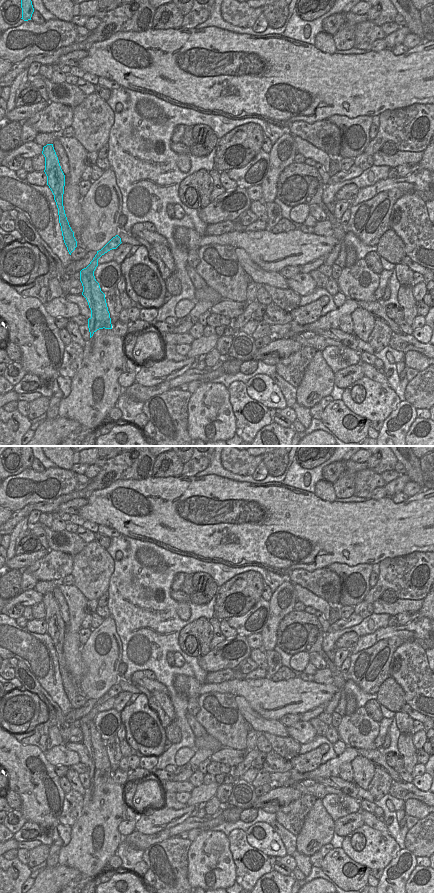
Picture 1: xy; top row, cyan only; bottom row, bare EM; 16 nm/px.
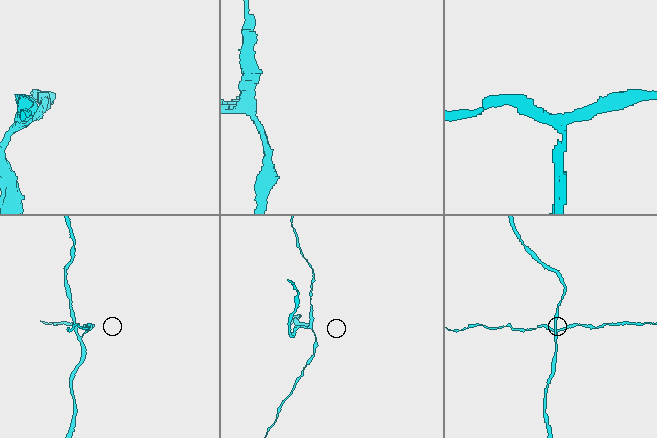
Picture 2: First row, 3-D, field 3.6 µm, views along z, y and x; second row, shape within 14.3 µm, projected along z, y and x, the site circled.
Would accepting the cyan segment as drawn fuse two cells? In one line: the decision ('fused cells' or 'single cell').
fused cells

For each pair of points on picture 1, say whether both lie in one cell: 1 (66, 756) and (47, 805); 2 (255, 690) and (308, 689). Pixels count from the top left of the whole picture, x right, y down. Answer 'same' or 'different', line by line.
1: different
2: same

